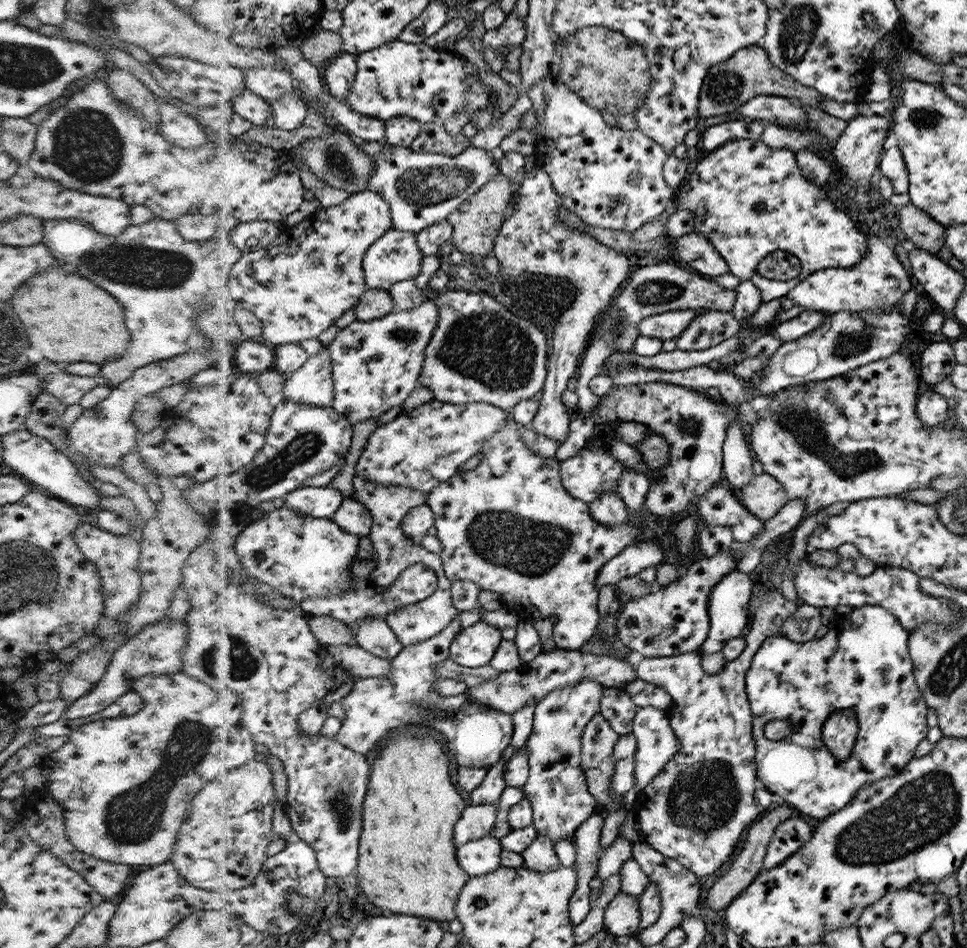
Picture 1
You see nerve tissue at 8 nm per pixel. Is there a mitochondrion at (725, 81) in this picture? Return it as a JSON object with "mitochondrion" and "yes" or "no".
{"mitochondrion":"yes"}

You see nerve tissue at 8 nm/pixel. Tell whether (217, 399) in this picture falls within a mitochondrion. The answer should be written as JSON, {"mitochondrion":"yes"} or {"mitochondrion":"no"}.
{"mitochondrion":"no"}

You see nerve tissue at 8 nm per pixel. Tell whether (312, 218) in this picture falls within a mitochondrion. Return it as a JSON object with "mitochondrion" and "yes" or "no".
{"mitochondrion":"no"}

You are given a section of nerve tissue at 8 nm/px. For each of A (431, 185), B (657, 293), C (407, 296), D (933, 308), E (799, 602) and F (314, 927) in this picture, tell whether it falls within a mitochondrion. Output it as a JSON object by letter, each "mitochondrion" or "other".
{"A":"mitochondrion","B":"mitochondrion","C":"mitochondrion","D":"other","E":"other","F":"other"}

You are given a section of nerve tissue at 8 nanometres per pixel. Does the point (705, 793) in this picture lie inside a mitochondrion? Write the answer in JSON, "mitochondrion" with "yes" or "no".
{"mitochondrion":"yes"}

